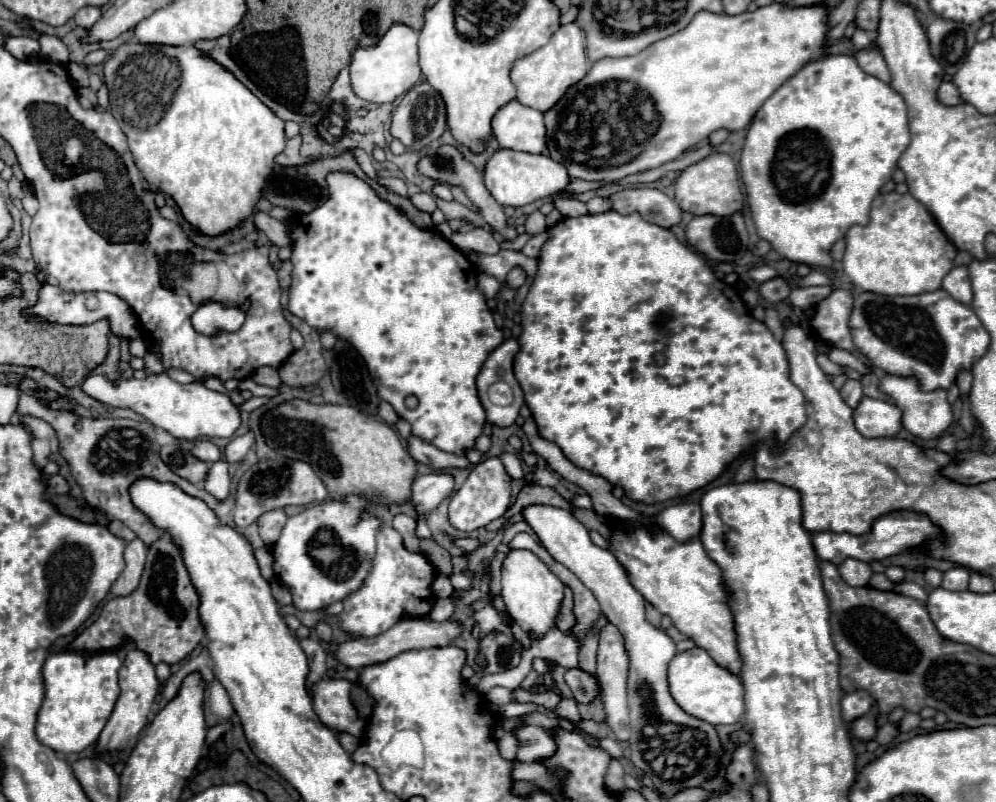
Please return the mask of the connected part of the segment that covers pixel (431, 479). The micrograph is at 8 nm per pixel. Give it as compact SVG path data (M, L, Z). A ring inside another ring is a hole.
M429 473L429 475L419 475L415 479L411 503L419 513L417 537L431 539L431 531L425 523L425 517L429 511L433 511L443 499L447 499L453 493L453 487L455 487L455 479L449 473Z

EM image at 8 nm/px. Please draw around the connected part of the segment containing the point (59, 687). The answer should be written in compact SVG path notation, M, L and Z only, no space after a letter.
M61 651L47 657L43 665L45 699L37 715L35 735L37 739L61 753L79 753L93 745L107 723L115 701L119 697L117 673L121 669L121 659L113 651L101 653L79 653Z

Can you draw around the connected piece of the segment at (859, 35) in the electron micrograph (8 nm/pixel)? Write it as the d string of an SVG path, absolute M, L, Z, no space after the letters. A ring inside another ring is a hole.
M856 28L851 40L855 49L869 49L874 46L869 34L859 28Z

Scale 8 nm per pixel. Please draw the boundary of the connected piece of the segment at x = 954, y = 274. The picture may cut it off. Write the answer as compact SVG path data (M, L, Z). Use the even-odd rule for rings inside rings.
M953 267L945 277L943 277L943 283L941 283L941 289L945 289L953 299L957 299L959 303L963 305L969 305L971 303L971 283L969 283L969 277L967 277L967 267Z

